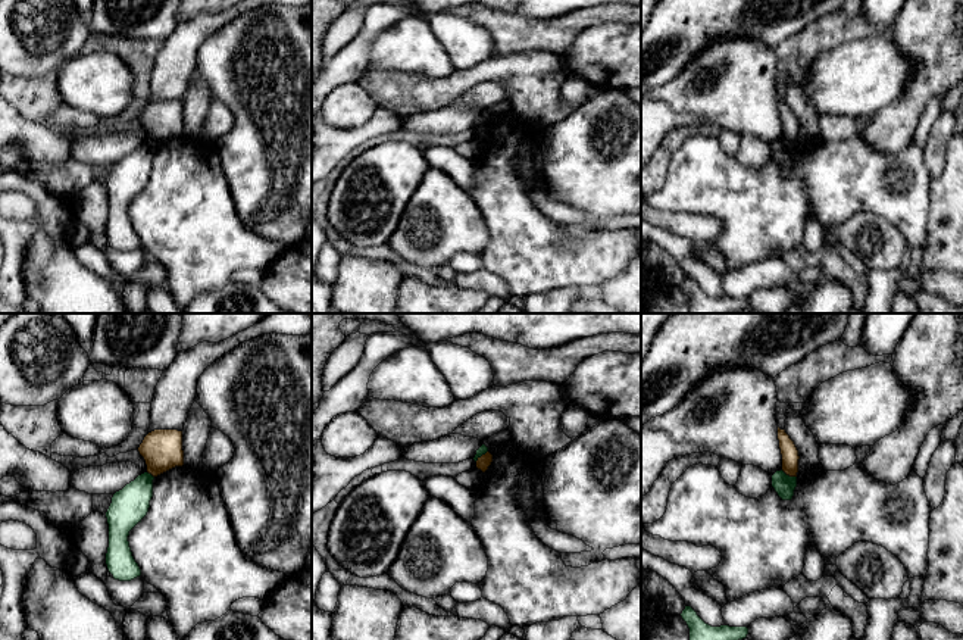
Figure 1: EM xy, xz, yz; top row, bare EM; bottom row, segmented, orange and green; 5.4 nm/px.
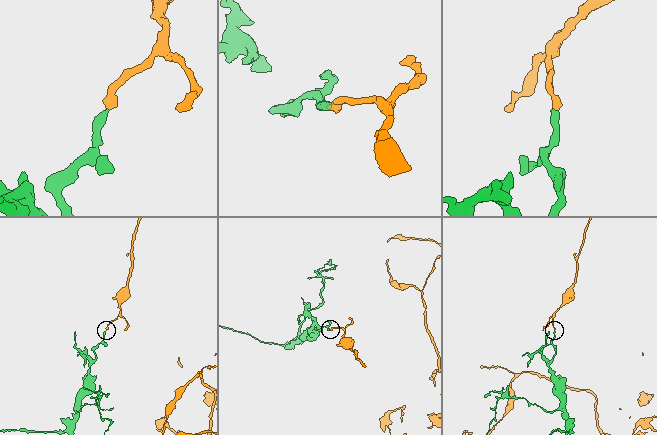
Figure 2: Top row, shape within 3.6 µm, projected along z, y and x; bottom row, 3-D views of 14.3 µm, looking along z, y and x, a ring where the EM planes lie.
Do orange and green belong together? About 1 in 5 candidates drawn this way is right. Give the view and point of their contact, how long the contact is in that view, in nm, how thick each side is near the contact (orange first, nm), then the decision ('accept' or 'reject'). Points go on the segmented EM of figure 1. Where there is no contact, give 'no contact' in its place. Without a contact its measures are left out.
yz (788, 474) | 100 nm | 100/120 nm | reject

